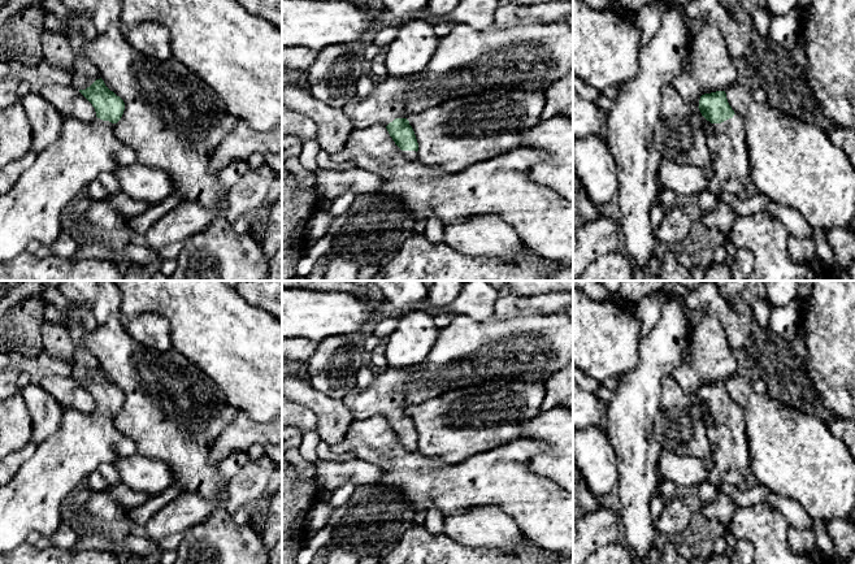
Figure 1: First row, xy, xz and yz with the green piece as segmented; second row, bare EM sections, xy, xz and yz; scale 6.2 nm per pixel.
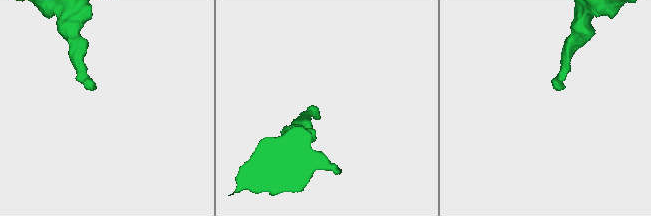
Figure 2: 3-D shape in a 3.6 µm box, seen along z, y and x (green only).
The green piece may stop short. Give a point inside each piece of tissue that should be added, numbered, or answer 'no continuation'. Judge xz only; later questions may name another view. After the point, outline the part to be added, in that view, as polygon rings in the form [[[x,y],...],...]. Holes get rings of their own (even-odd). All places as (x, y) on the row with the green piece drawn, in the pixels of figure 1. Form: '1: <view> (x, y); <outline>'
1: xz (532, 56); [[[564,21],[487,29],[456,23],[439,39],[434,56],[422,71],[404,78],[386,75],[368,96],[356,95],[342,109],[353,129],[387,126],[395,118],[408,120],[411,114],[447,100],[494,88],[546,91],[572,68],[573,27]]]

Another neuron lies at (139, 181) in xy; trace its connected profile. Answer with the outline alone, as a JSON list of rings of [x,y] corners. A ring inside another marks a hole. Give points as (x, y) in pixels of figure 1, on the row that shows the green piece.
[[[134,161],[114,172],[121,191],[133,199],[157,204],[173,194],[175,186],[170,175],[160,169]]]

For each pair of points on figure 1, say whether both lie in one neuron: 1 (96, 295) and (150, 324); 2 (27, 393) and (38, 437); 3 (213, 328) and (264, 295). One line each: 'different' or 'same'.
1: same
2: same
3: different

